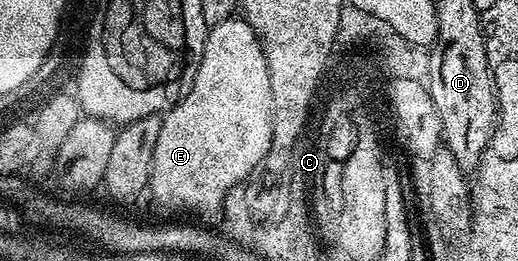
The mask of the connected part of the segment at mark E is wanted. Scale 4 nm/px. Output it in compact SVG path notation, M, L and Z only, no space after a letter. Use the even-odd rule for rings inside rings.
M242 17L222 21L208 32L194 81L181 95L180 102L160 120L158 145L154 145L154 161L148 182L150 196L162 210L177 211L180 214L177 216L195 217L200 221L219 220L227 194L232 188L241 186L263 164L271 147L271 131L270 73L264 51L260 48L260 39Z

